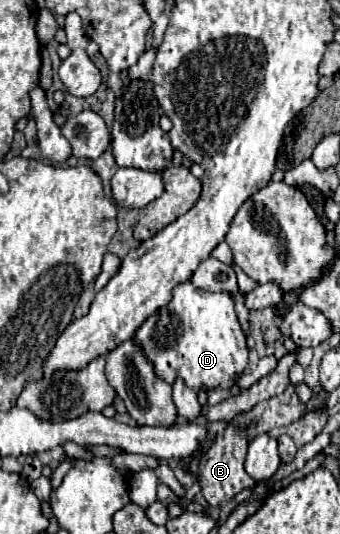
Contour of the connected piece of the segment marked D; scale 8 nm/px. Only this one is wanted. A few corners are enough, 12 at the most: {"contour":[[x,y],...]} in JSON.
{"contour":[[191,282],[133,338],[157,378],[229,390],[247,368],[233,300]]}

